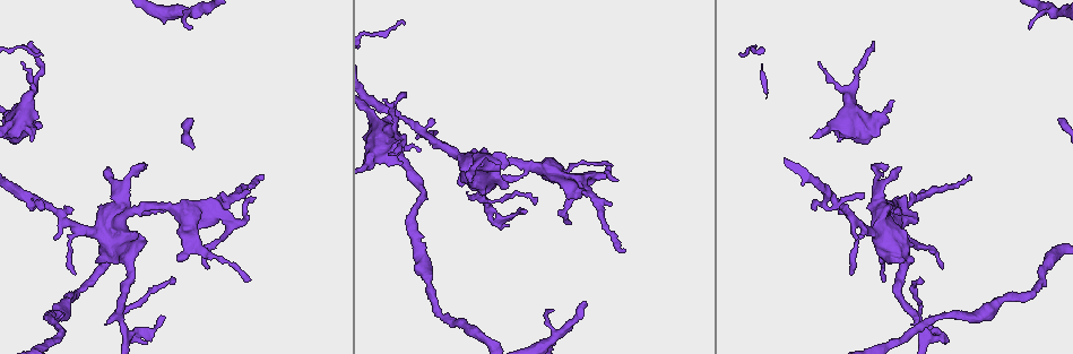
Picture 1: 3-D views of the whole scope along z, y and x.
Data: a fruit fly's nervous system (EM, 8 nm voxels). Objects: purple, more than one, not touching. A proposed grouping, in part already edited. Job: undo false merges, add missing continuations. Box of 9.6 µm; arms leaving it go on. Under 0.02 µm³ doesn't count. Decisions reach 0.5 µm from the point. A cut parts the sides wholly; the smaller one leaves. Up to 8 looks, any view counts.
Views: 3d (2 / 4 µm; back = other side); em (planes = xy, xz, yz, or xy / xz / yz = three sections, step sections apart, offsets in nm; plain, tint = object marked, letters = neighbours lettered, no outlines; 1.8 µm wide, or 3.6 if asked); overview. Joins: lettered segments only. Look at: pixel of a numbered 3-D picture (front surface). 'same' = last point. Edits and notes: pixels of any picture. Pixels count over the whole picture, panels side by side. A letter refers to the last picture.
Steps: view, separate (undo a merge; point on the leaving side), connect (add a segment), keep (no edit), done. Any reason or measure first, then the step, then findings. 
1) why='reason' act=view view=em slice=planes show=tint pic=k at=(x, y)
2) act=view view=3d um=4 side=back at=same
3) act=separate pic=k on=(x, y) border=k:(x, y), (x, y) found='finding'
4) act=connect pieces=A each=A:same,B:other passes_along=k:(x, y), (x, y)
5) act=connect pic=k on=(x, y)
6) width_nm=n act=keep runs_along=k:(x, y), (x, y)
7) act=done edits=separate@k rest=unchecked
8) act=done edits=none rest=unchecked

why='tapers out' act=view view=em slice=planes show=letters pic=1 at=(189, 27)

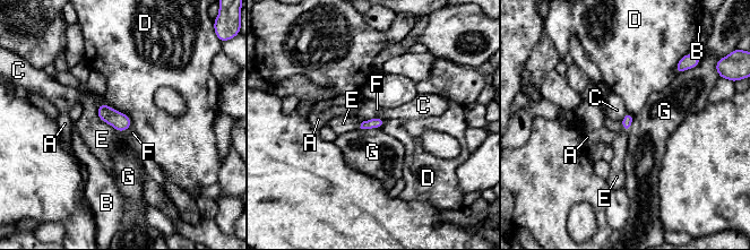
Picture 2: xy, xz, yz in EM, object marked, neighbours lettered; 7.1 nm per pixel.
act=keep each=A:other,B:other,C:other,D:other,E:other,F:other,G:other border=2:(360, 127), (380, 128) found='none of them fits'

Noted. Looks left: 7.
why='free end' act=view view=em slice=xz step=4 show=tint pic=1 at=(400, 164)

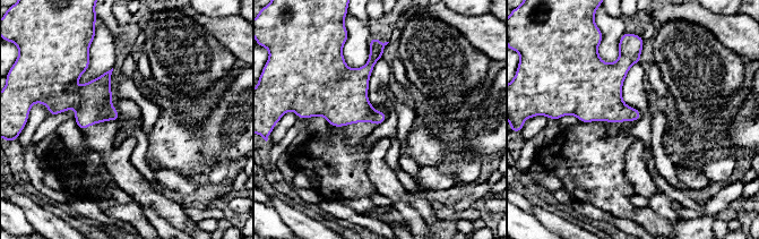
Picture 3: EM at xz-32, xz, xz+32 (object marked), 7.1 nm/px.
act=view view=em slice=planes show=letters at=same

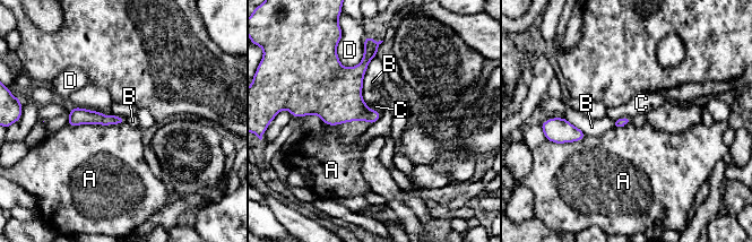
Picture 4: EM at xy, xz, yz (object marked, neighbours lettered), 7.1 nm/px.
act=keep each=A:other,B:other,C:other,D:other border=4:(377, 55), (363, 78), (365, 103) found='no lettered segment goes on from it'

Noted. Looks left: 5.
why='a fork' act=view view=3d um=2 pic=1 at=(47, 207)

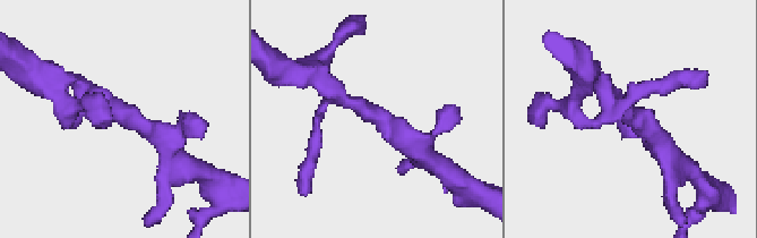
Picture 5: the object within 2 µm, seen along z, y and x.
act=view view=em slice=xy step=8 show=tint pic=5 at=(112, 113)

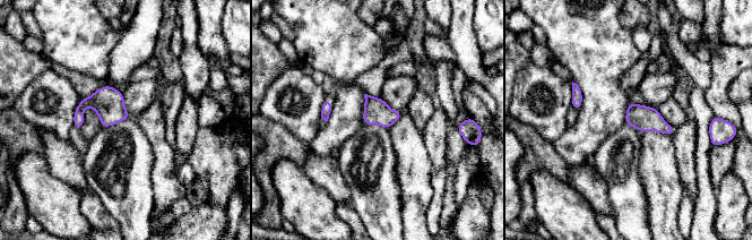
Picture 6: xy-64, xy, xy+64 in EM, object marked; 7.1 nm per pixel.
act=view view=em slice=planes show=letters at=same

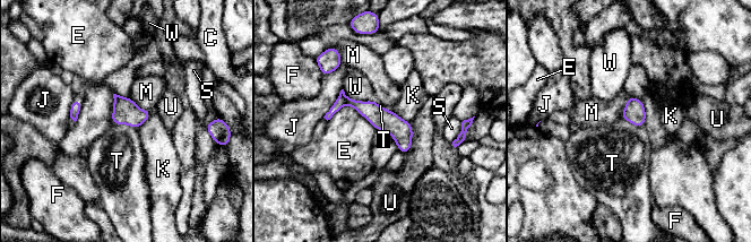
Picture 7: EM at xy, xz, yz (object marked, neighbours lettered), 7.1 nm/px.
longest_contact=E:360nm act=keep each=C:other,E:other,F:other,J:other,K:other,M:other,S:other,T:other,U:other,W:other border=7:(113, 123), (126, 123), (137, 129) found='continuous, no second neuron'

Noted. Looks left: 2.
why='sharp bend' act=view view=3d um=4 pic=1 at=(231, 227)

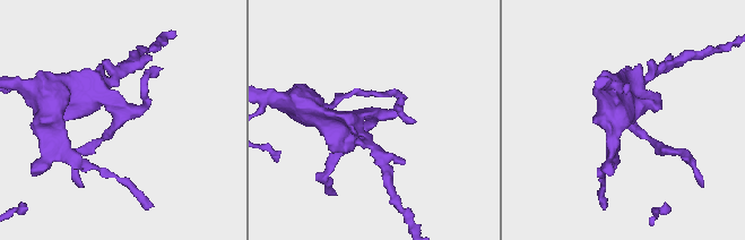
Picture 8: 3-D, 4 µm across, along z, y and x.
why='now the EM' act=view view=em slice=planes show=letters pic=8 at=(371, 118)

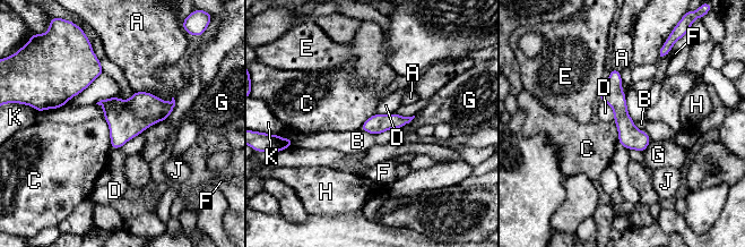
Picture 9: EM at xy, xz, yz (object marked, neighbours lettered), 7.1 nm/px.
act=keep each=A:other,B:other,C:other,D:other,E:other,F:other,G:other,H:other,J:other,K:other border=9:(102, 117), (107, 124), (111, 148) found='one neuron here'

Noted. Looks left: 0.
act=done edits=none rest=unchecked

